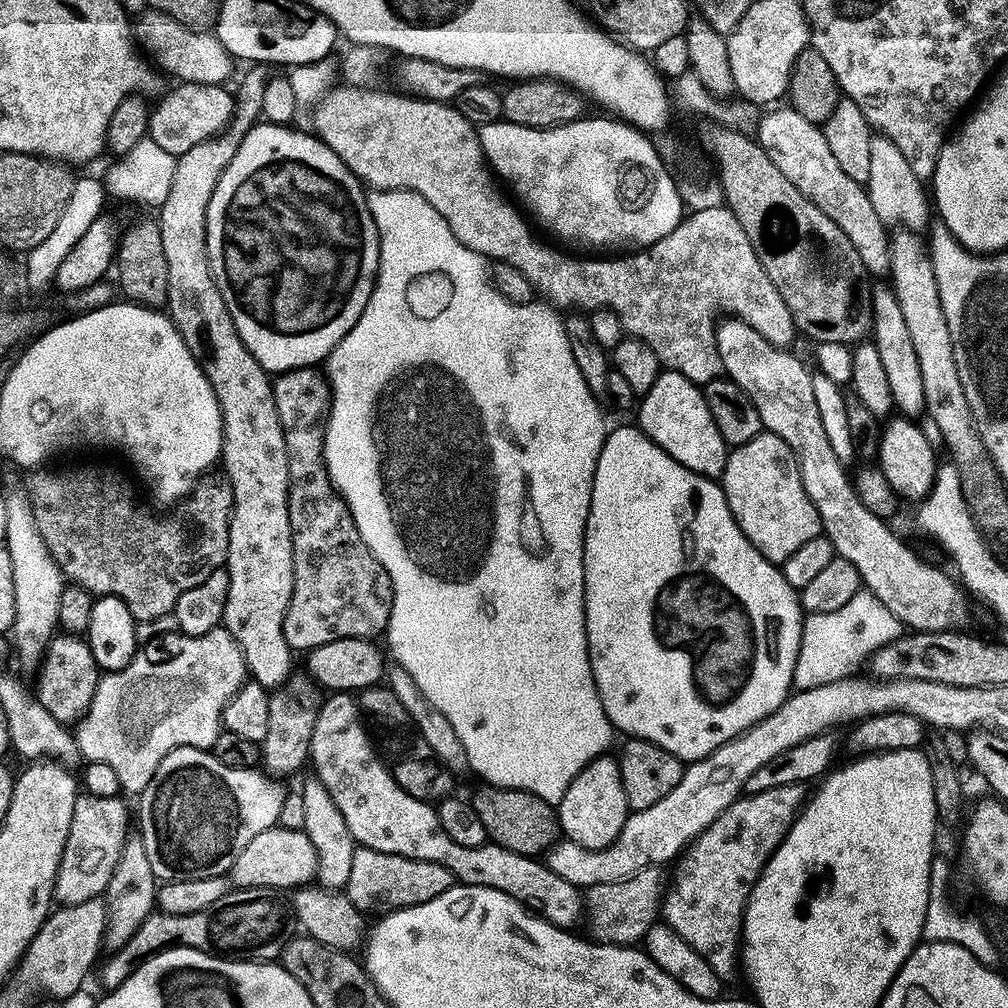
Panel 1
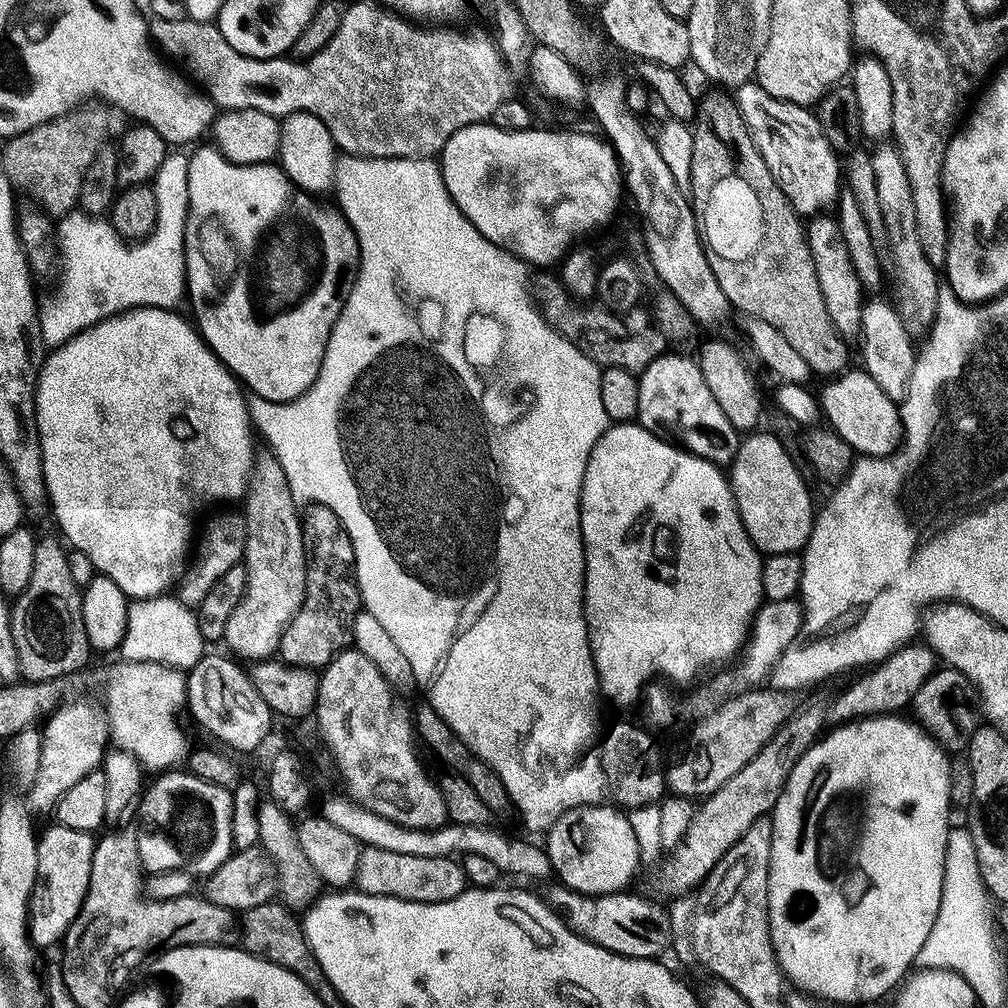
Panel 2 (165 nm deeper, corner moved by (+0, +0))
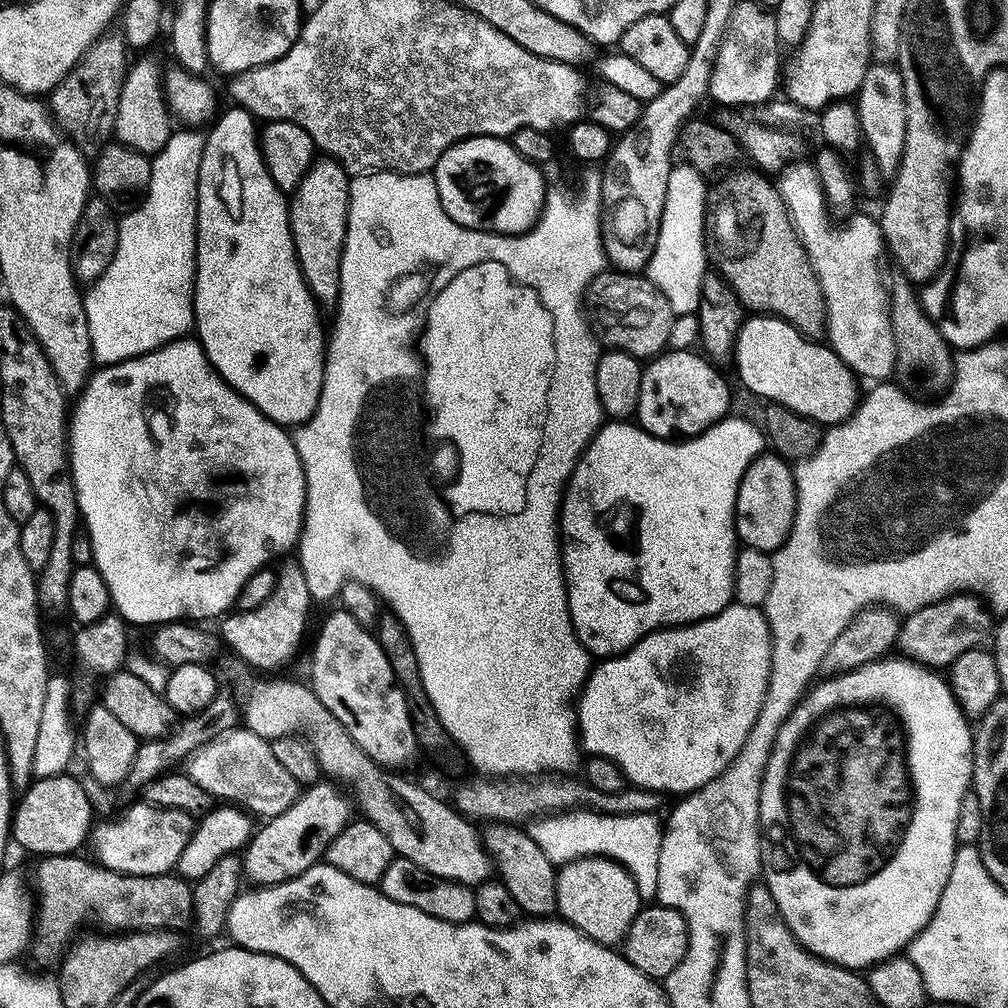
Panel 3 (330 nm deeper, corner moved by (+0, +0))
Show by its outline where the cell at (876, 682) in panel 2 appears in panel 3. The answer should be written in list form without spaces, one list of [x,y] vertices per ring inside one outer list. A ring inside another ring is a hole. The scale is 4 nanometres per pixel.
[[[953,594],[950,596],[947,596],[946,598],[942,598],[938,602],[934,602],[930,606],[922,606],[917,612],[910,612],[907,613],[903,617],[903,619],[900,620],[900,633],[896,636],[896,643],[895,647],[898,649],[900,648],[899,655],[901,657],[914,660],[918,664],[924,665],[926,668],[931,668],[933,670],[944,670],[947,669],[951,664],[953,664],[959,656],[962,654],[966,654],[966,650],[970,650],[971,648],[979,648],[981,645],[985,643],[984,639],[989,639],[990,633],[993,631],[994,628],[994,616],[993,613],[990,611],[989,605],[985,603],[983,599],[979,595],[976,594]]]

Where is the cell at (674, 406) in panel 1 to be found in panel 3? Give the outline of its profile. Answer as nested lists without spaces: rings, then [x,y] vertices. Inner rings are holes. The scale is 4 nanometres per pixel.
[[[664,350],[649,359],[643,365],[641,393],[634,415],[639,427],[661,438],[701,436],[707,428],[729,415],[731,409],[728,407],[732,404],[732,392],[719,371],[723,372],[696,350]]]

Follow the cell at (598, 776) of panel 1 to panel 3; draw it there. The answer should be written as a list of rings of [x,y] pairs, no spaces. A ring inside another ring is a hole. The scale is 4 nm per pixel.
[[[583,856],[559,865],[556,873],[556,912],[594,942],[616,946],[623,941],[630,922],[640,913],[642,901],[634,878],[608,856]]]

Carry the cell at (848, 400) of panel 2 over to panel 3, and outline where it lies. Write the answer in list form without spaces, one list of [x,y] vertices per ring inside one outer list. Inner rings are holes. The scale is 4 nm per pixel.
[[[752,314],[745,319],[744,323],[740,325],[740,333],[736,336],[736,351],[734,353],[734,365],[736,364],[736,372],[740,375],[740,380],[753,392],[756,396],[761,396],[761,401],[771,402],[773,404],[781,404],[790,410],[794,410],[800,416],[808,416],[811,420],[815,420],[821,426],[831,426],[834,424],[843,424],[845,420],[851,417],[852,413],[858,407],[858,395],[856,396],[857,377],[854,375],[851,368],[847,364],[843,364],[837,352],[832,351],[827,343],[817,342],[815,339],[809,338],[800,333],[794,326],[783,320],[782,317],[772,315]]]

